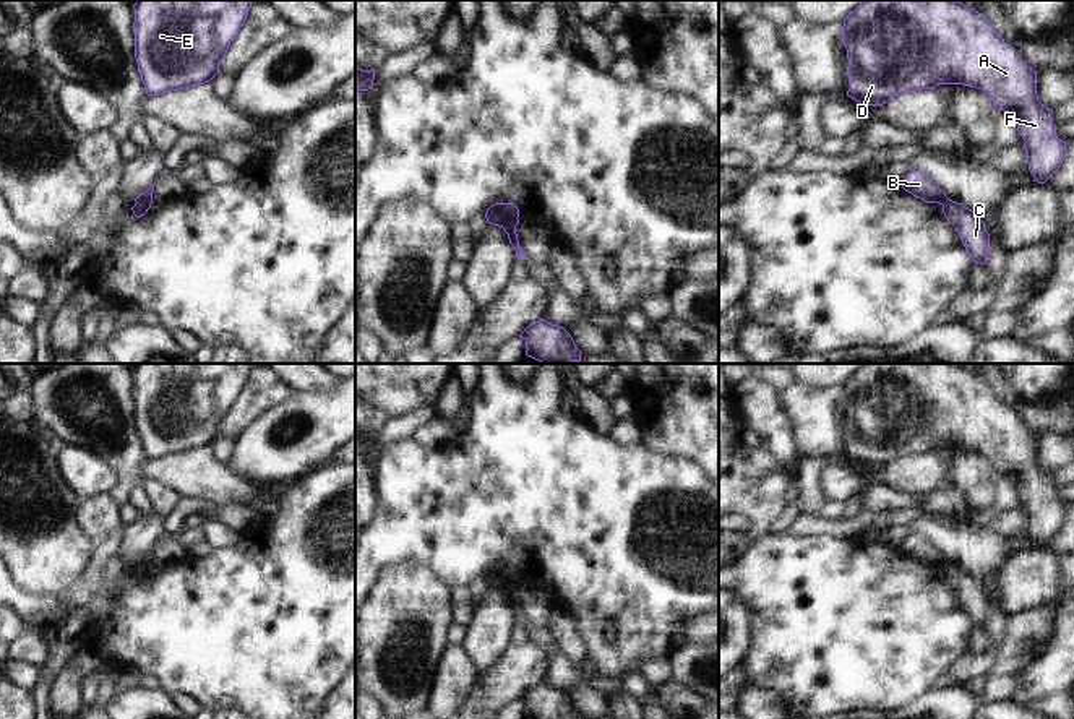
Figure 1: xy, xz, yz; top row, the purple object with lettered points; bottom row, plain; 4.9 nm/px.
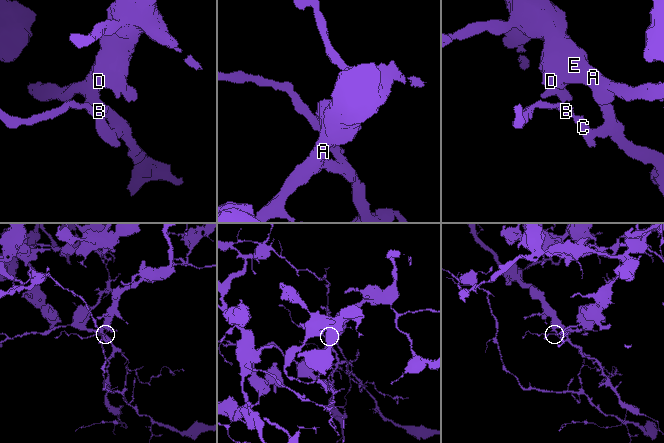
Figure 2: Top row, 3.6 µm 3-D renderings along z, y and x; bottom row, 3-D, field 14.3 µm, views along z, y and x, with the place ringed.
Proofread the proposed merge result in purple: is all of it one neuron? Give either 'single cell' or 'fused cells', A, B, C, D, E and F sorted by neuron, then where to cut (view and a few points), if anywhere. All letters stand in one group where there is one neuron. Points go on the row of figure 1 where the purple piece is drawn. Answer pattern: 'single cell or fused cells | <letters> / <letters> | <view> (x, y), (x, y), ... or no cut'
fused cells | A C D E F / B | xy (151, 200), (140, 200), (137, 203)

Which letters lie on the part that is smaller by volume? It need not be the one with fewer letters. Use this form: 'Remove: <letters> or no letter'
Remove: B

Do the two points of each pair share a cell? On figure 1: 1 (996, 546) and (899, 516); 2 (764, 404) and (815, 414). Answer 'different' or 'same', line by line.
1: different
2: different

